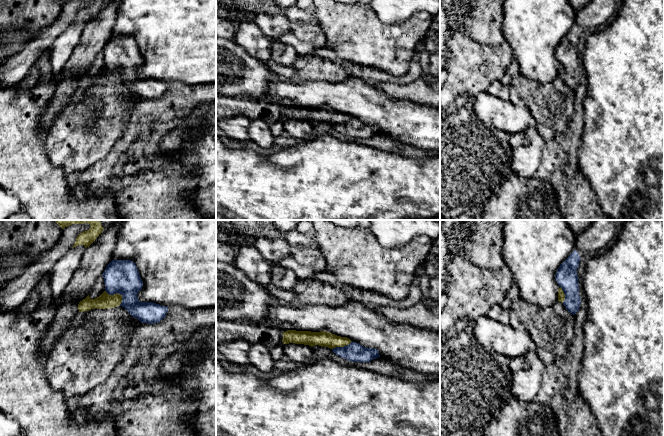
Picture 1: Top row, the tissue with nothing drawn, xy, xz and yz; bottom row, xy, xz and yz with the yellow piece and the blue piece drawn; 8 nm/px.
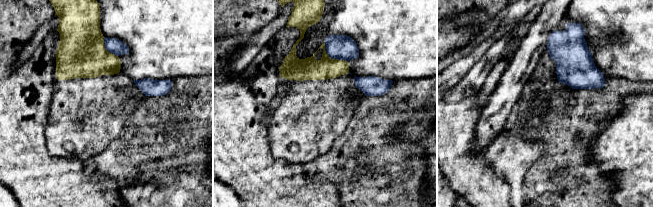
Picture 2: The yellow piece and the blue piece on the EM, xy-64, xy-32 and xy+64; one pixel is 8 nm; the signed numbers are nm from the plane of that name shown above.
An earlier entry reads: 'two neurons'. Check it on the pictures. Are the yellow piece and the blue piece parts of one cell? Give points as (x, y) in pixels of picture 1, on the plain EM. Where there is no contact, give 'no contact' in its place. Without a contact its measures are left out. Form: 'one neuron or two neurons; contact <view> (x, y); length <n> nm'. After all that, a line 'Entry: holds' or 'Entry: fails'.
two neurons; contact xy (117, 69); length 170 nm
Entry: holds

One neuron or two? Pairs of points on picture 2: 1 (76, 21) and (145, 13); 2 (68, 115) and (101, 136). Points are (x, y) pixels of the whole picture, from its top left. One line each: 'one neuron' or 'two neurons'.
1: two neurons
2: one neuron

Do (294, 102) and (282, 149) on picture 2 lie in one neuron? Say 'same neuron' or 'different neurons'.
same neuron

